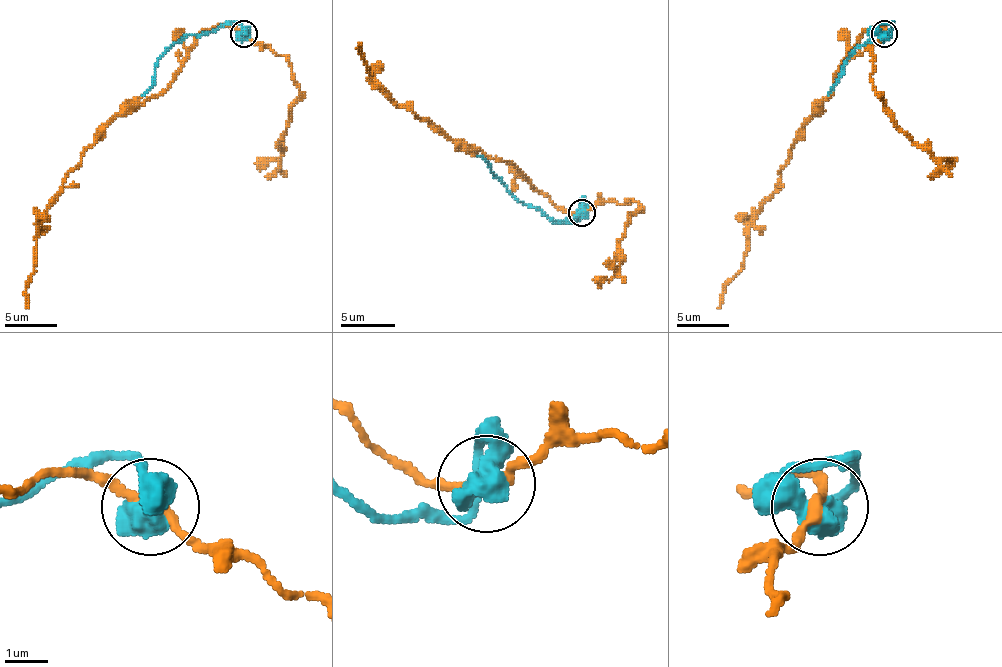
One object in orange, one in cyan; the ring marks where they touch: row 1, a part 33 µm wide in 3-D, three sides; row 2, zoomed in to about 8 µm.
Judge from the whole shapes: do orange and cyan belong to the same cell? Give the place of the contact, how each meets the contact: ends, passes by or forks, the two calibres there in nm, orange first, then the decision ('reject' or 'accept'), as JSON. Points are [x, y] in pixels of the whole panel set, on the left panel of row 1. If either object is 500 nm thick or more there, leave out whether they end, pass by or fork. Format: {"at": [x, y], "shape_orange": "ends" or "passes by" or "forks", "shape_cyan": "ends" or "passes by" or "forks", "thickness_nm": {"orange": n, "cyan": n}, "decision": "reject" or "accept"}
{"at": [243, 34], "thickness_nm": {"orange": 220, "cyan": 750}, "decision": "accept"}

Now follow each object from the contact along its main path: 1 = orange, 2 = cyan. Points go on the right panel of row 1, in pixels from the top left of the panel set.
1: (883, 32), (867, 29), (802, 129), (778, 189), (749, 226), (744, 268), (717, 308)
2: (883, 34), (878, 26), (891, 21), (886, 32), (873, 34), (844, 61), (838, 82), (828, 95)

